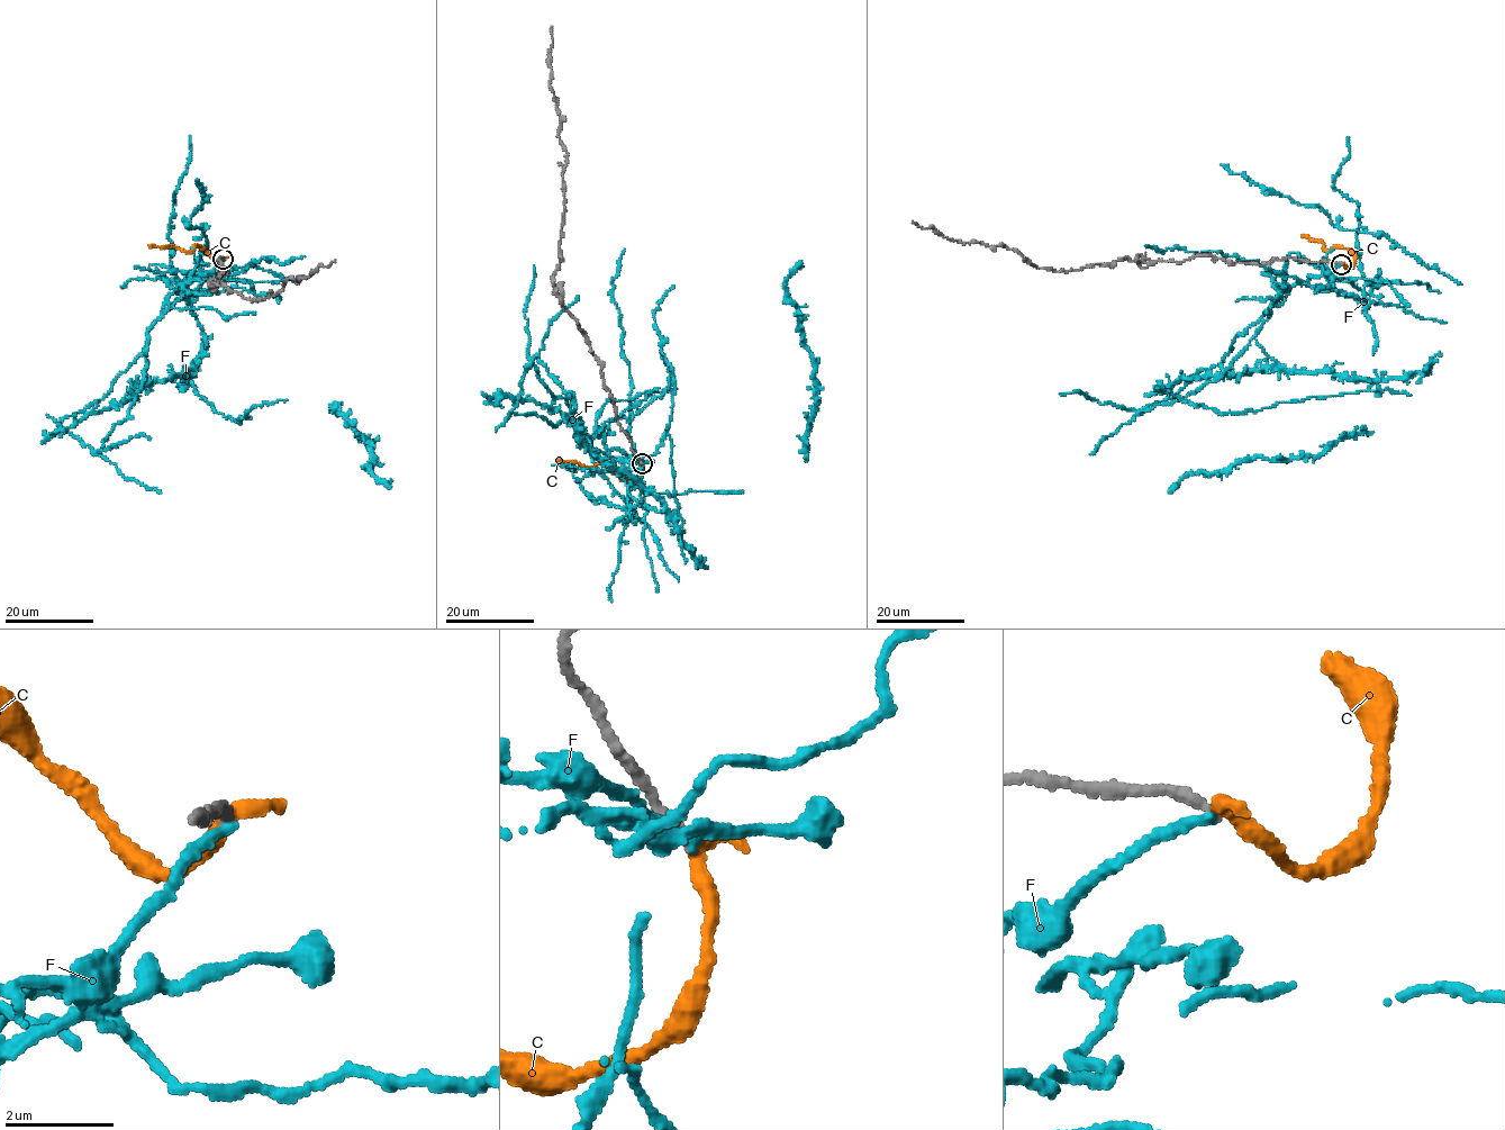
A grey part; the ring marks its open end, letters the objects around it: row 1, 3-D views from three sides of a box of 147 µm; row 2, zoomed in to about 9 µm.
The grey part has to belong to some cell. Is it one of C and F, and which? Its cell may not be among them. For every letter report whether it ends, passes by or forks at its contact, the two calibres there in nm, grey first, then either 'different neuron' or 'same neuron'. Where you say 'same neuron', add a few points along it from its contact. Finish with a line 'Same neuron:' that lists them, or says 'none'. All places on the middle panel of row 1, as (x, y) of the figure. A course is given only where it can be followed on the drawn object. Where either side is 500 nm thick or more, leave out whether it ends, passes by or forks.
C: it ends | 200/400 nm | different neuron
F: it ends | 200/190 nm | different neuron
Same neuron: none

